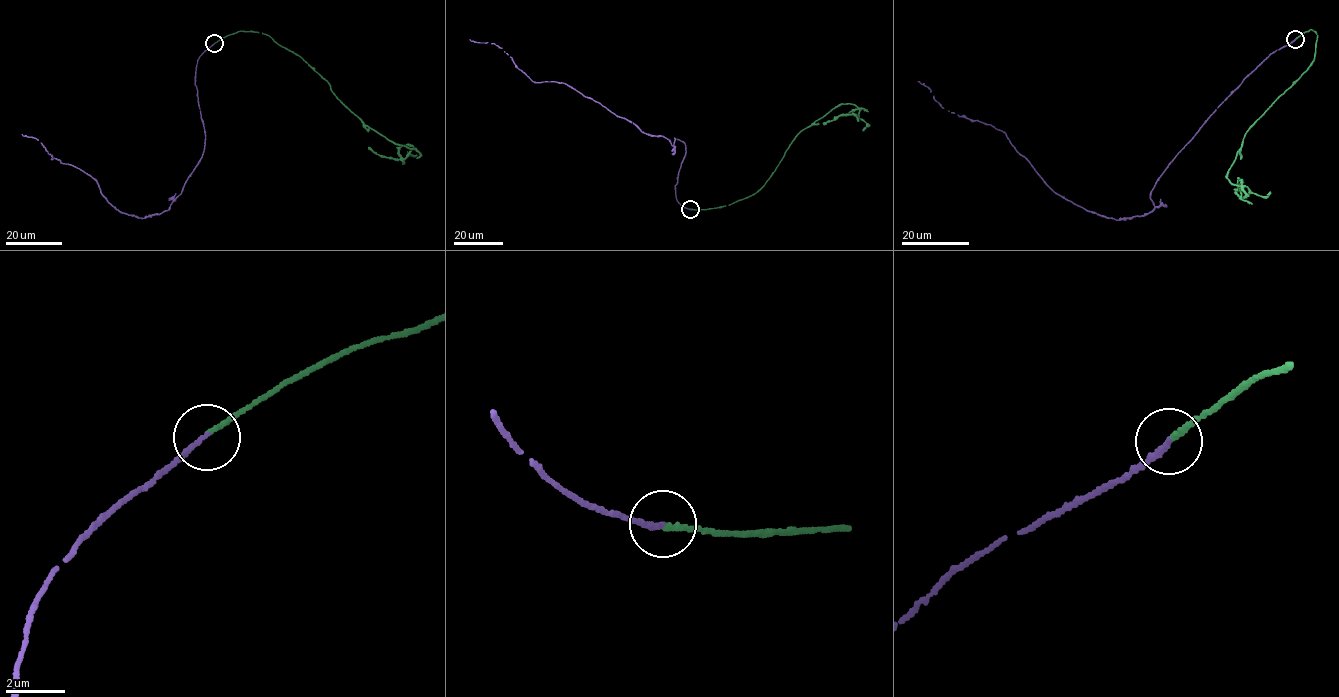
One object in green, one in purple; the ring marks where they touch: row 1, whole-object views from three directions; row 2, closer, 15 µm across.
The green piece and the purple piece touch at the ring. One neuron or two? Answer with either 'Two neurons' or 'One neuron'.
One neuron

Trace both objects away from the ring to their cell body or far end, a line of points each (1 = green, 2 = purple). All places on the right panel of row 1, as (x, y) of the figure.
1: (1295, 39), (1316, 31), (1314, 59), (1251, 125), (1227, 178), (1246, 186), (1242, 197), (1235, 191), (1238, 177)
2: (1295, 39), (1217, 107), (1157, 181), (1154, 209), (1131, 218), (1052, 190), (1002, 131), (949, 111), (917, 81)

